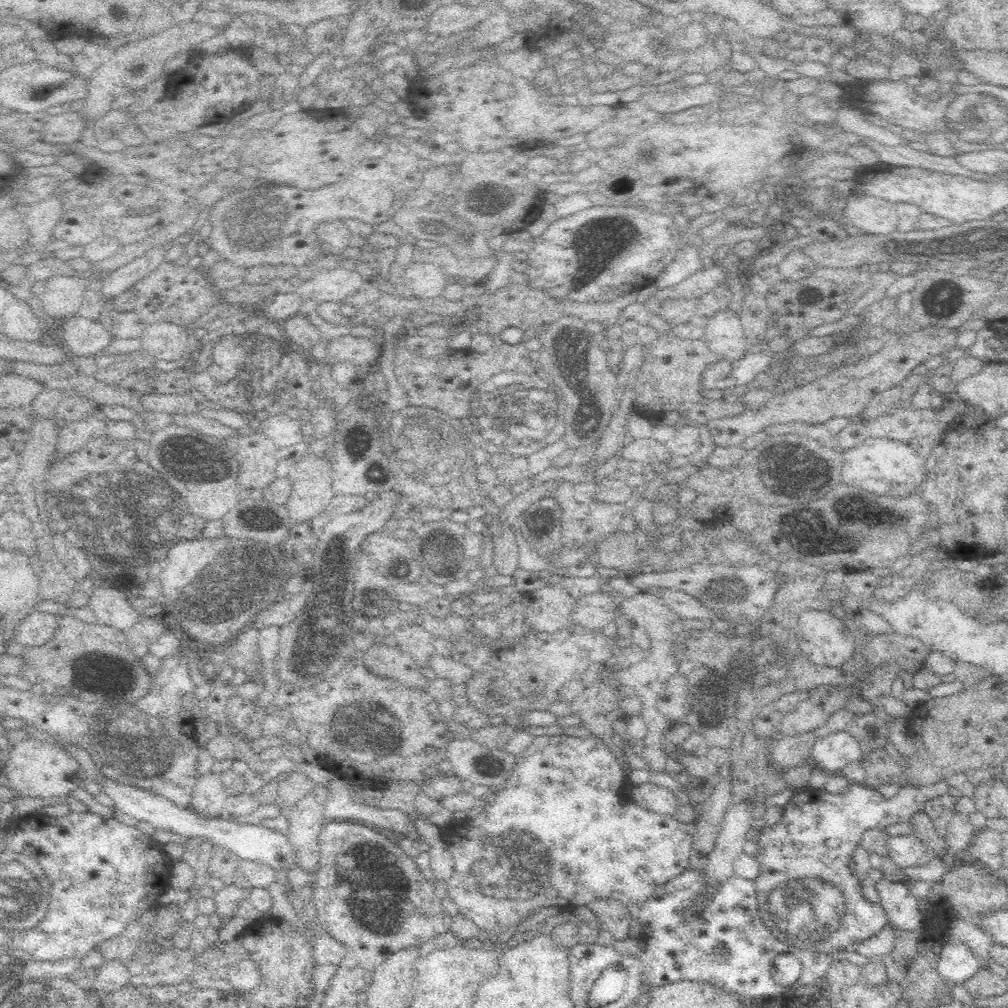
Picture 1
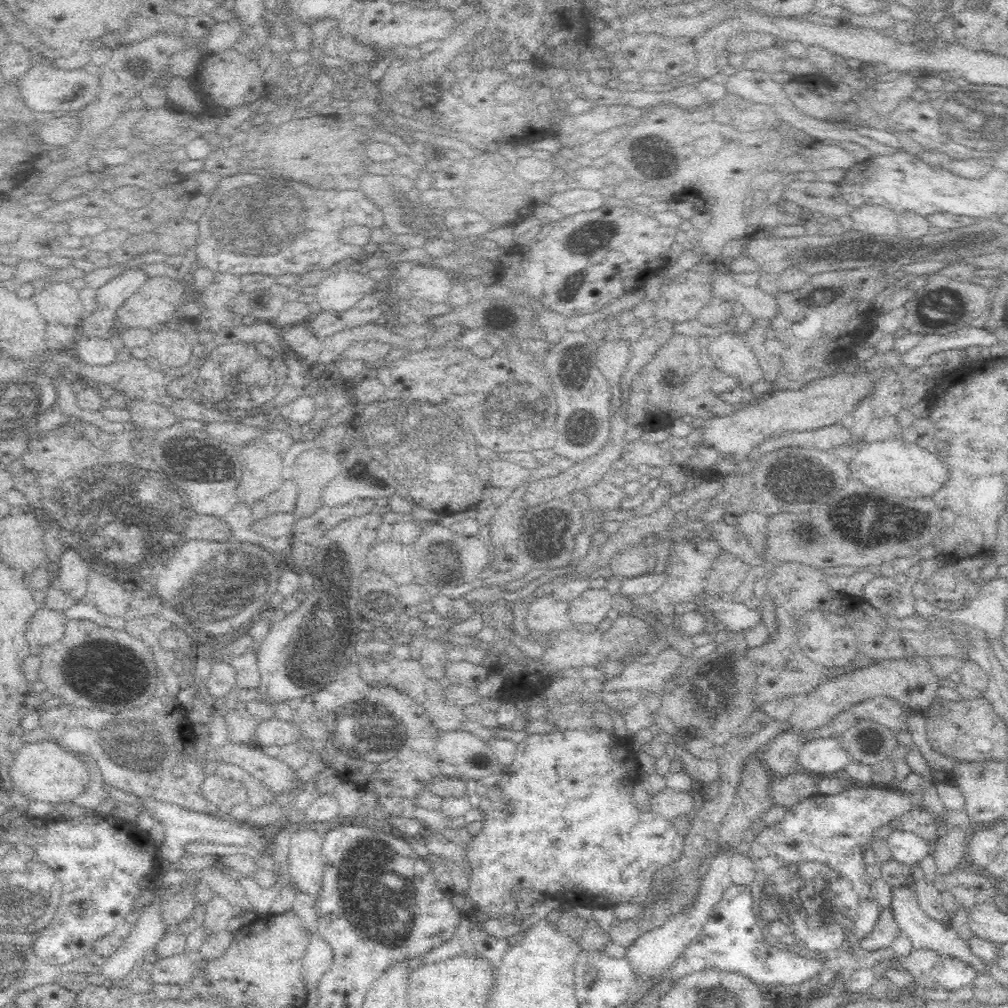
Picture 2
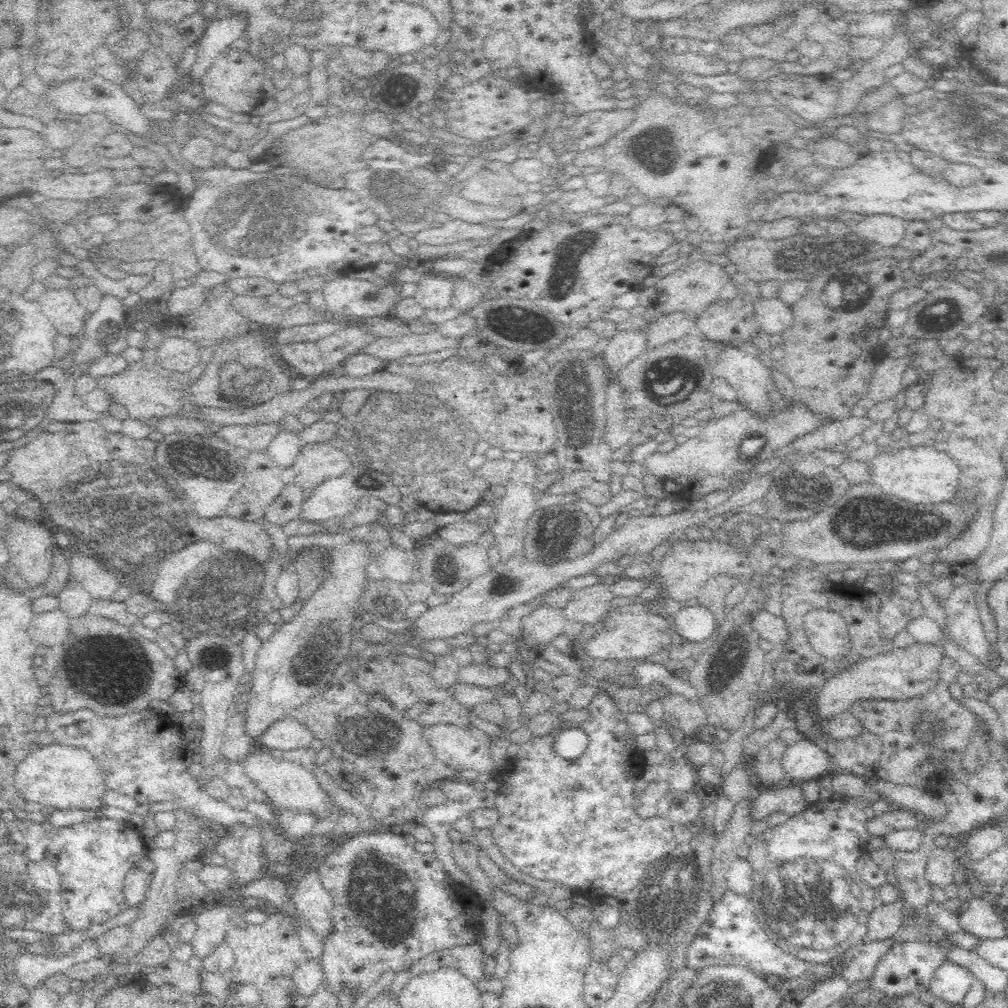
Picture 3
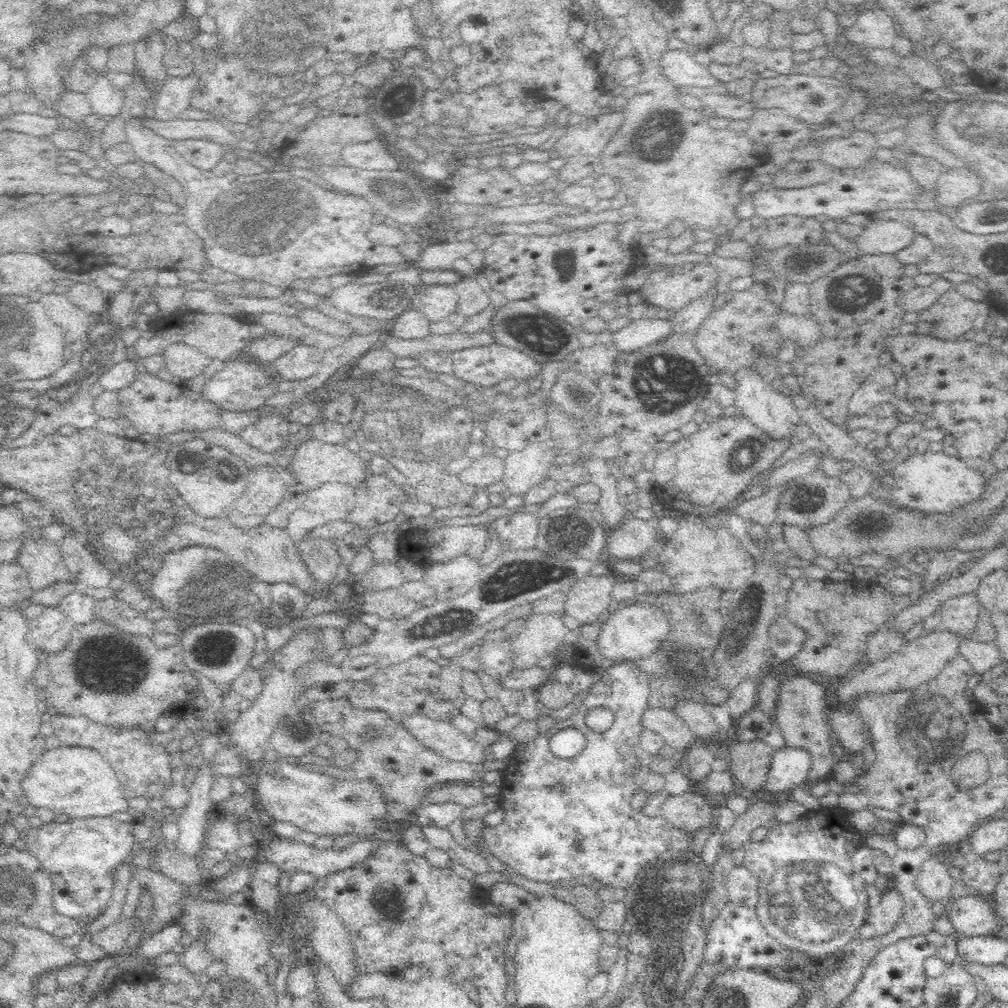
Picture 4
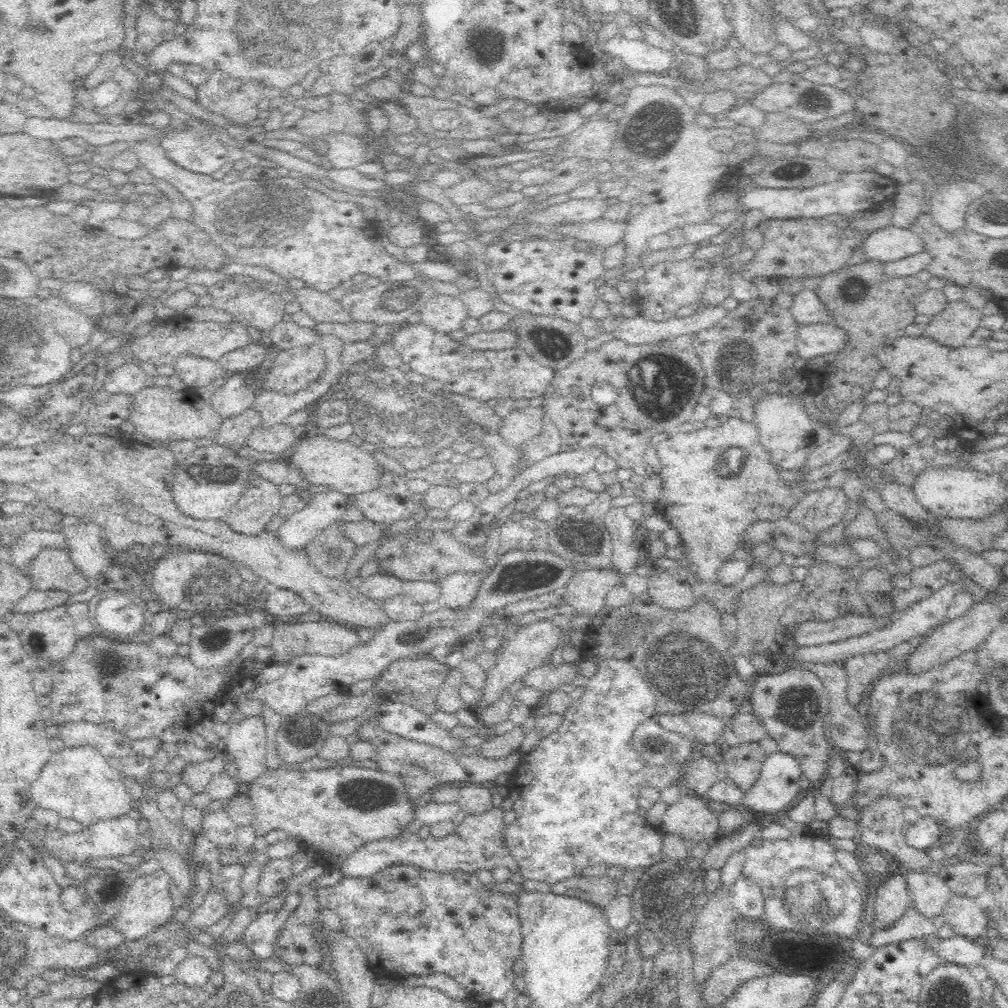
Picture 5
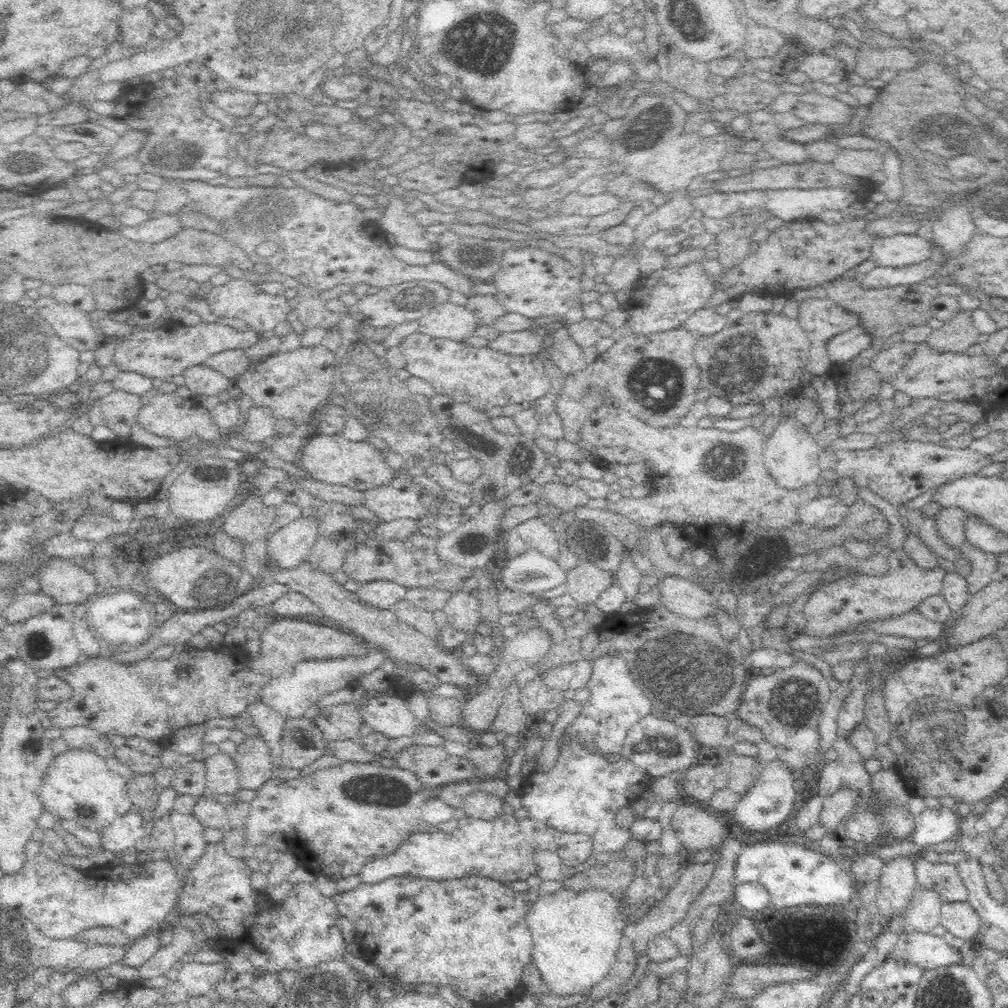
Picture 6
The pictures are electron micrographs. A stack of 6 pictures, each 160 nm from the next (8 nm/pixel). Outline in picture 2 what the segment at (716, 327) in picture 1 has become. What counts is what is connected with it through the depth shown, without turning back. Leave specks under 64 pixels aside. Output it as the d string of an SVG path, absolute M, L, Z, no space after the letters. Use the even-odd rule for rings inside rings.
M724 332L710 340L710 356L714 358L716 366L740 380L740 384L754 384L762 378L762 370L756 364L756 356L752 354L750 346L736 334Z

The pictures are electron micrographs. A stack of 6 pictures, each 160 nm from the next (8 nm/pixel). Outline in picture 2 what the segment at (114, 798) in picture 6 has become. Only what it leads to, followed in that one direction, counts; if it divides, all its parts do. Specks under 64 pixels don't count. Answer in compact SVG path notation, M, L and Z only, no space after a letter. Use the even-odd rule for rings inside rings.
M52 742L26 744L18 754L15 754L12 767L9 769L9 776L18 794L25 795L32 800L42 801L45 799L45 802L52 805L70 801L70 798L74 798L78 793L84 794L82 780L84 778L88 780L88 772L82 770L82 762L76 762L76 758L72 754L64 752L60 746L56 746ZM72 762L76 766L72 766ZM78 784L80 784L80 788L78 788Z

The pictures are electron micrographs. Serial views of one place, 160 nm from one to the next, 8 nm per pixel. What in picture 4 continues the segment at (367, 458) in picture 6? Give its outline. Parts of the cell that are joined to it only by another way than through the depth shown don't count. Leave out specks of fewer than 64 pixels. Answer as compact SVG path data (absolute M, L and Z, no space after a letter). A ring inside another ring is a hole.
M307 439L299 446L300 448L296 450L294 460L292 460L288 470L308 490L318 488L324 482L346 482L348 484L348 482L362 482L366 478L366 472L364 472L368 463L364 462L366 454L362 454L364 458L360 460L356 454L346 450L346 444L326 444L326 442L320 442L320 440Z

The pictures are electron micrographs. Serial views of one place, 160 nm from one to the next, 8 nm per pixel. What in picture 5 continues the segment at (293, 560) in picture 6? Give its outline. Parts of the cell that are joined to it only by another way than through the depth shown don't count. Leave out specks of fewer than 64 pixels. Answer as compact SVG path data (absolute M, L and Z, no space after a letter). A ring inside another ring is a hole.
M336 490L310 494L306 508L298 510L284 522L278 530L278 538L291 550L303 550L322 530L336 523L336 520L342 520L348 506L349 498Z

